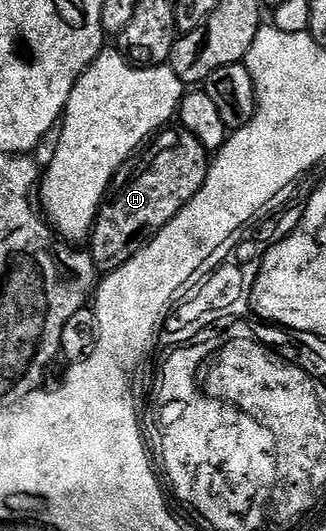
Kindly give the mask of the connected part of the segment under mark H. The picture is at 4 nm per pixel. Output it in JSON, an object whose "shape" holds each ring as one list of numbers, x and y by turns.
{"shape":[[181,126,163,127,141,151,131,156,110,183,110,190,106,194,106,199,102,201,102,206,98,210,98,219,95,220,90,233,92,246,89,245,88,251,99,271,114,271,119,268,125,261,130,260,151,236,168,222,172,222,178,211,204,186,207,167,206,147,187,128]]}

